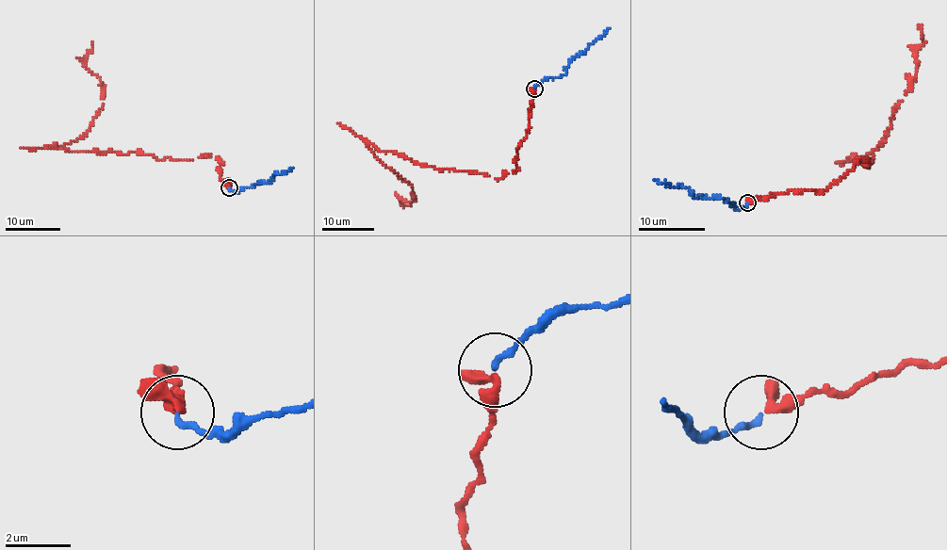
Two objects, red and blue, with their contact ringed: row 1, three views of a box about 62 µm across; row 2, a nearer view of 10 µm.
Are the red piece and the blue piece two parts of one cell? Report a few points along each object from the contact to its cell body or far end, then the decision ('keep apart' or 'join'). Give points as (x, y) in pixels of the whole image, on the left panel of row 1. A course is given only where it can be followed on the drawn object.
red via (229, 187), (217, 157), (173, 161), (59, 148), (88, 131), (104, 104), (102, 82), (84, 64), (92, 42) | blue via (229, 187), (238, 190), (266, 183), (274, 173), (292, 169) | join

